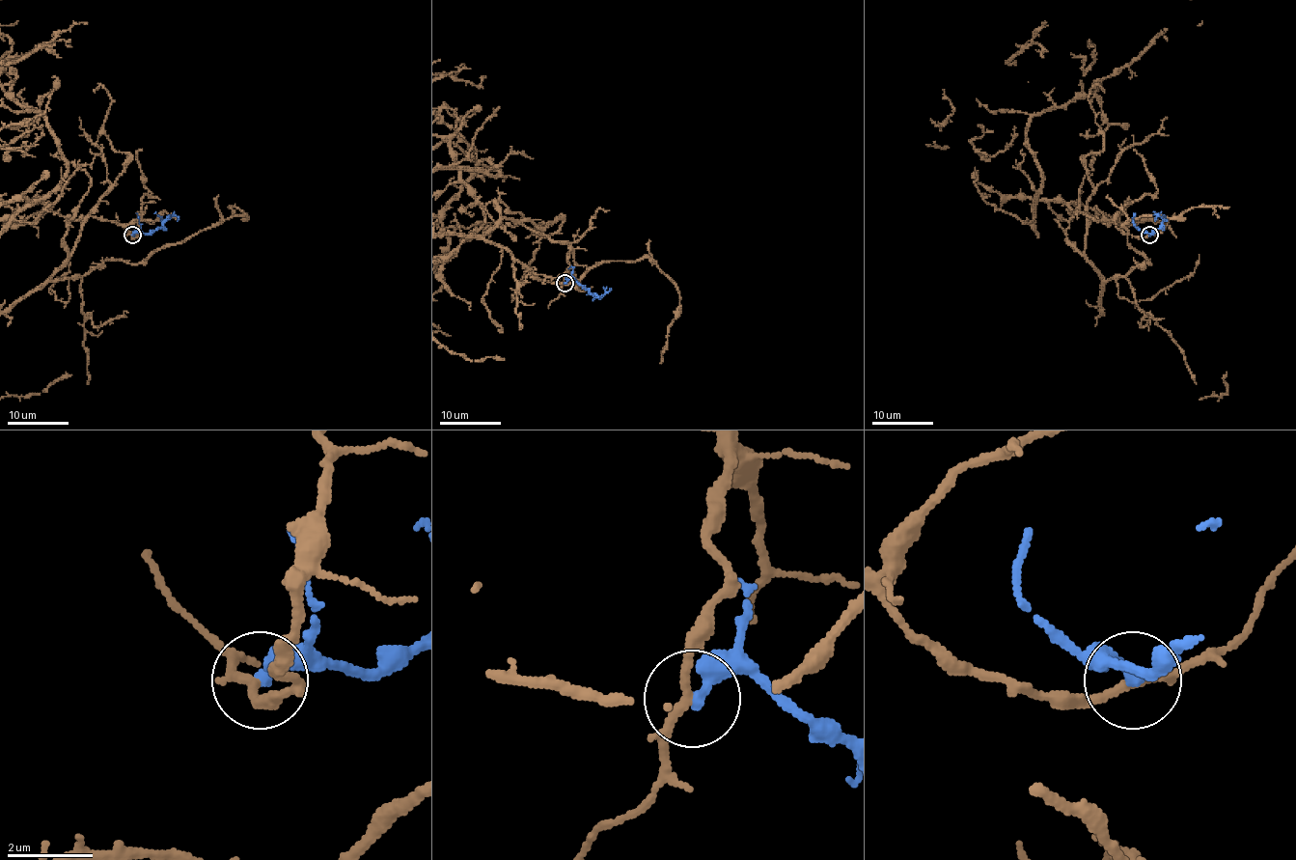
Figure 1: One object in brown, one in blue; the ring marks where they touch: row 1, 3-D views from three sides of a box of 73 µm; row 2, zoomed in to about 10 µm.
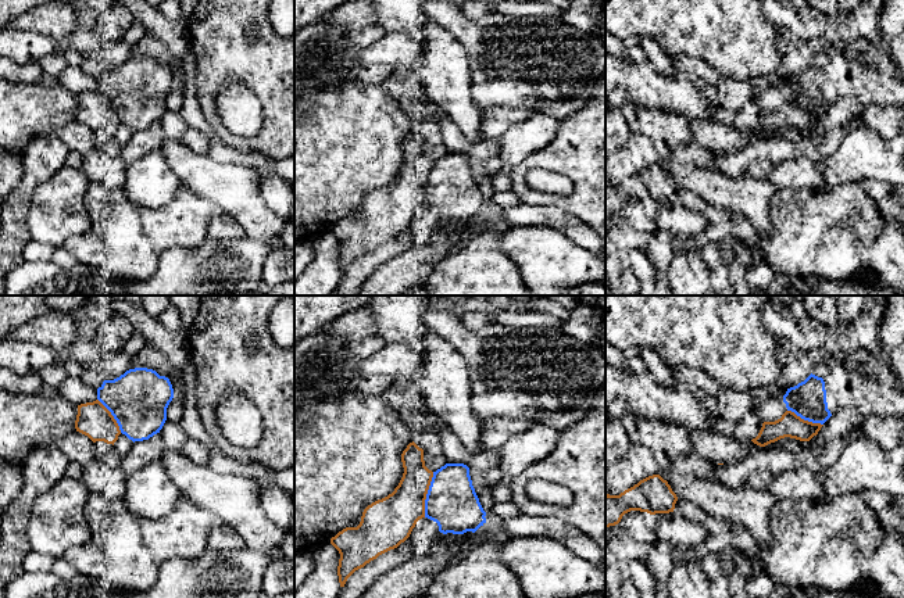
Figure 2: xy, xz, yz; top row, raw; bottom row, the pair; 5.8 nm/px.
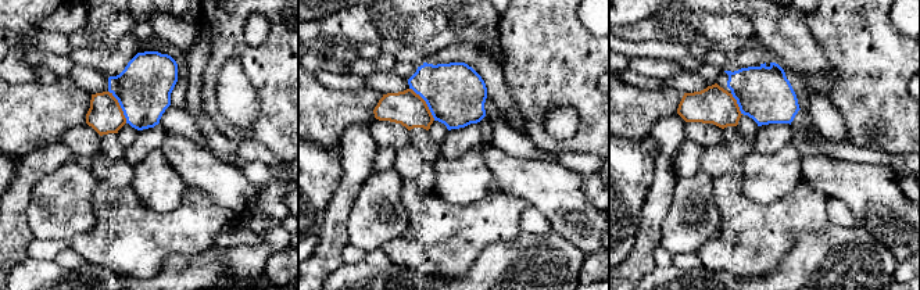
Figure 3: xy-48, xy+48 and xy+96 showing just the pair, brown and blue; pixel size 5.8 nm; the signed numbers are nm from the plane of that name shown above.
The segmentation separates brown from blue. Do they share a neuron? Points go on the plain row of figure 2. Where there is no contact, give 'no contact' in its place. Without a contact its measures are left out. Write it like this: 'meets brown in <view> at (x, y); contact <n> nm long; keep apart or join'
meets brown in xz at (427, 182); contact 280 nm long; keep apart

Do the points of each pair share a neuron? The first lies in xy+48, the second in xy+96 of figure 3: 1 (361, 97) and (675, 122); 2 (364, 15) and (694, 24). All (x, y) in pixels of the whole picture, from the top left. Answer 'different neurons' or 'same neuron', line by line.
1: different neurons
2: different neurons

